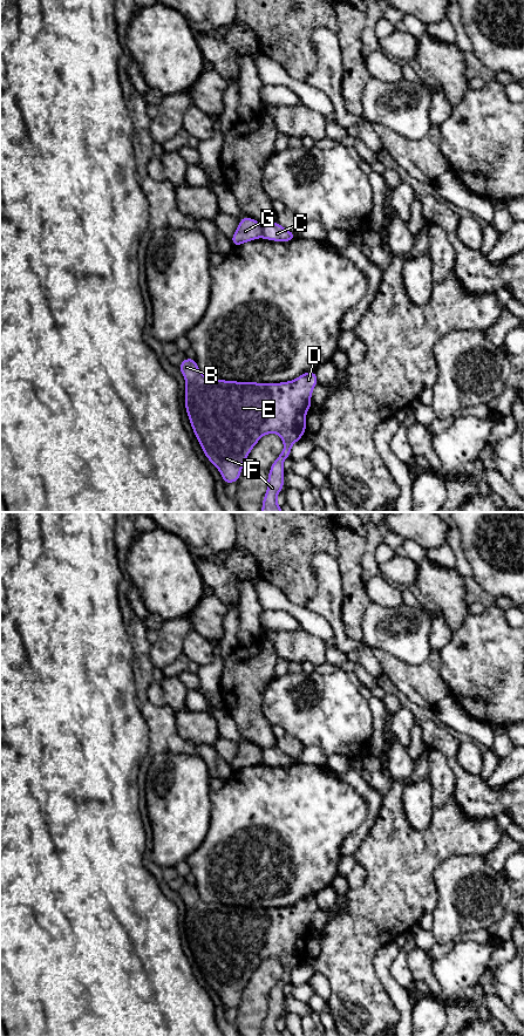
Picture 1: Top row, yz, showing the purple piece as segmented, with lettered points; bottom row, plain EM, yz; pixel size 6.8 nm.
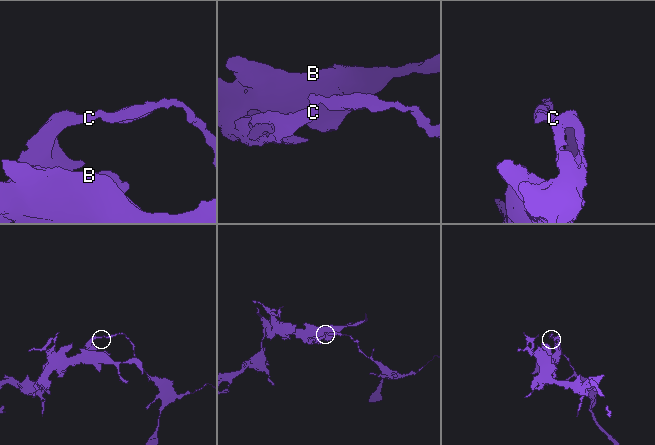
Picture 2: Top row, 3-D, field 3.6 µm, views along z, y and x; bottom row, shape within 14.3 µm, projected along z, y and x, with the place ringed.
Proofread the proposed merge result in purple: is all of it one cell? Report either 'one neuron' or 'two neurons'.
two neurons

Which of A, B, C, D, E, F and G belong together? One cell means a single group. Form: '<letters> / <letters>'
A B C D E F / G

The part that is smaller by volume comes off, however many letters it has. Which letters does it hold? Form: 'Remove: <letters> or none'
Remove: G

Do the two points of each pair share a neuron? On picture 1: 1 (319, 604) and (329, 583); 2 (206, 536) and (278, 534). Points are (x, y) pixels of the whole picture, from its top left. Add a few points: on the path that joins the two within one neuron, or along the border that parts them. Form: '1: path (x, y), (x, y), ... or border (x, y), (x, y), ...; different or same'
1: path (324, 599), (329, 587); same
2: border (236, 524), (236, 543), (229, 550), (216, 554); different

